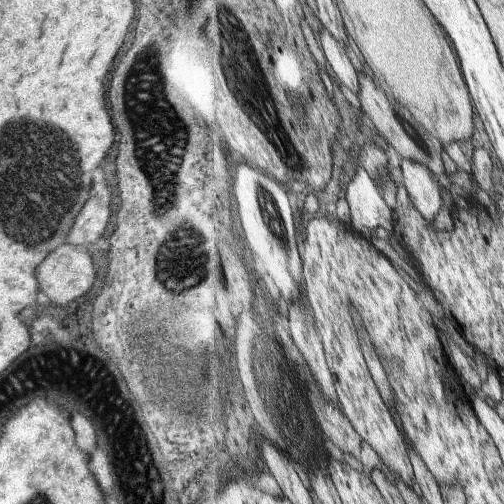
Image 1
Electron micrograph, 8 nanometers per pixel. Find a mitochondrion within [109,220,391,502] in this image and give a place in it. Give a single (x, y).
(280, 385)

